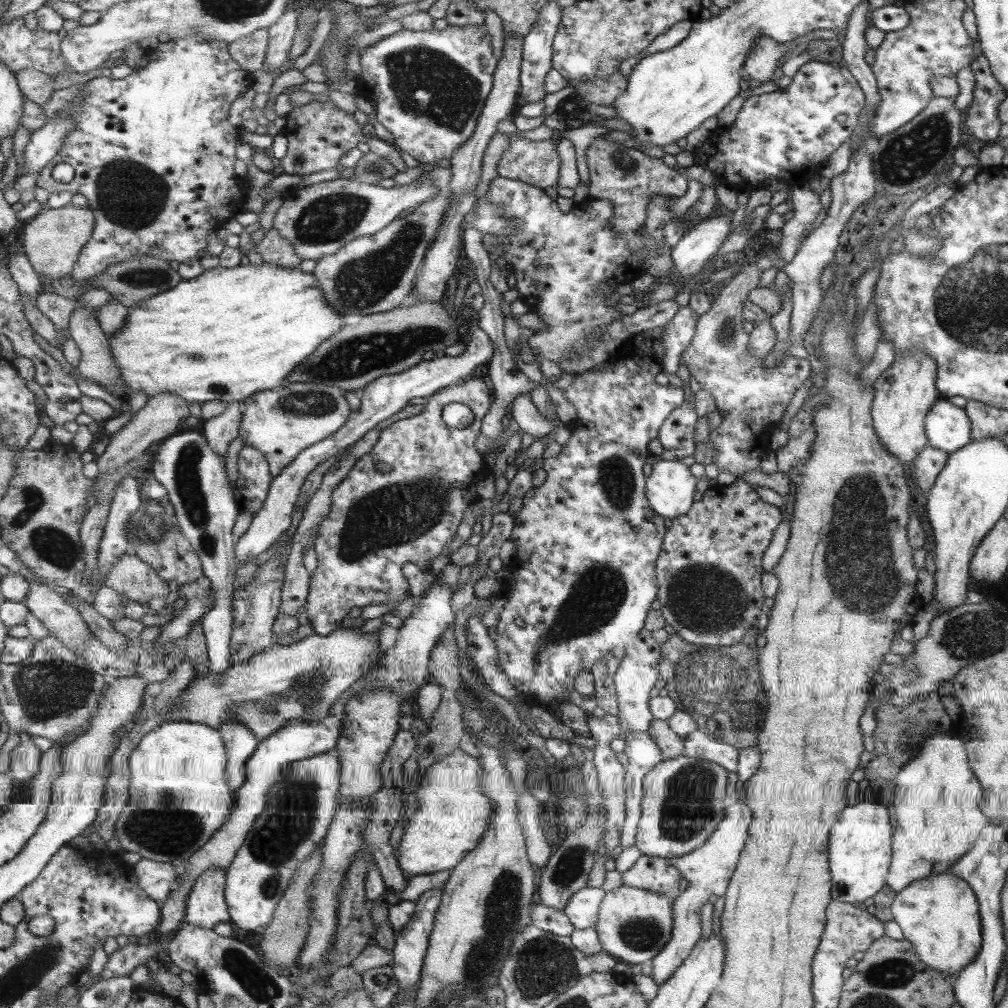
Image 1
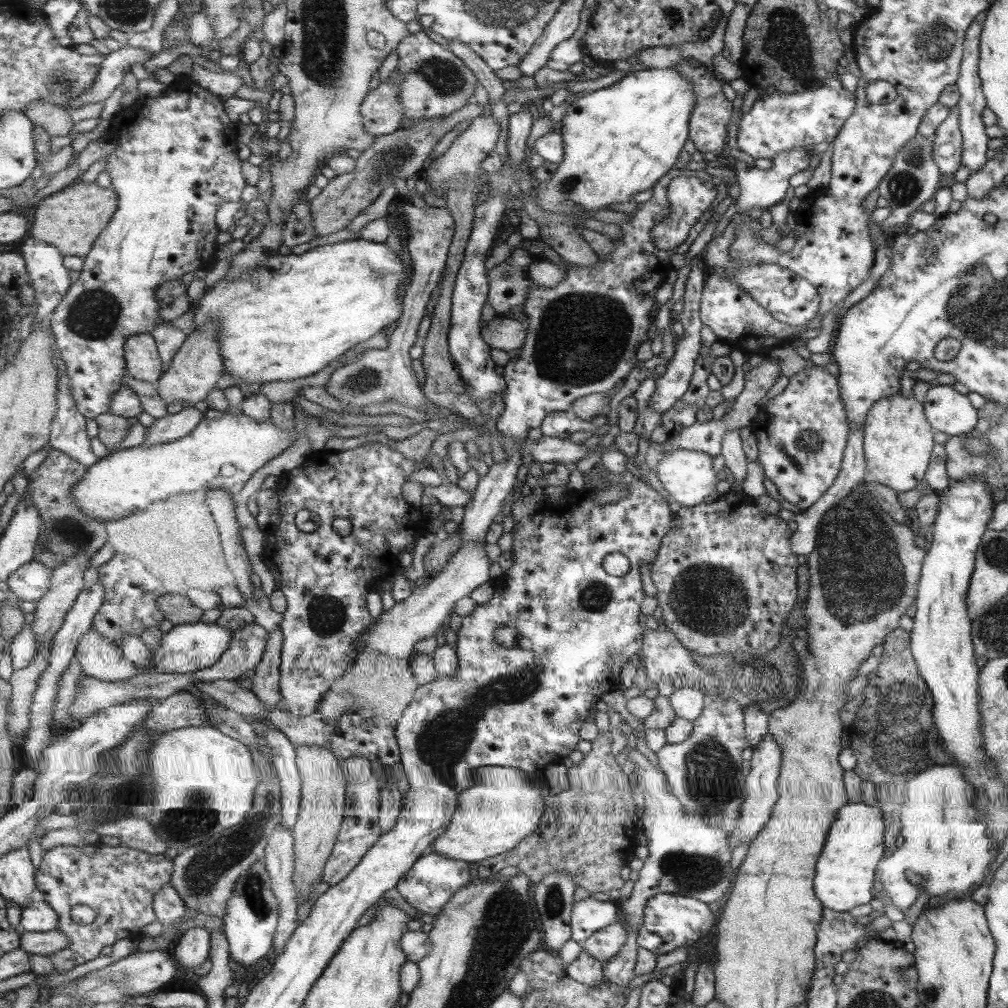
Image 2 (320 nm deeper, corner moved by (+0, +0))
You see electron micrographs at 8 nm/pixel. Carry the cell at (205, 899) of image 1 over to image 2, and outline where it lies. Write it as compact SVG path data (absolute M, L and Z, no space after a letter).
M191 927L183 932L174 956L180 971L193 974L197 966L203 966L210 959L211 931L205 928Z

